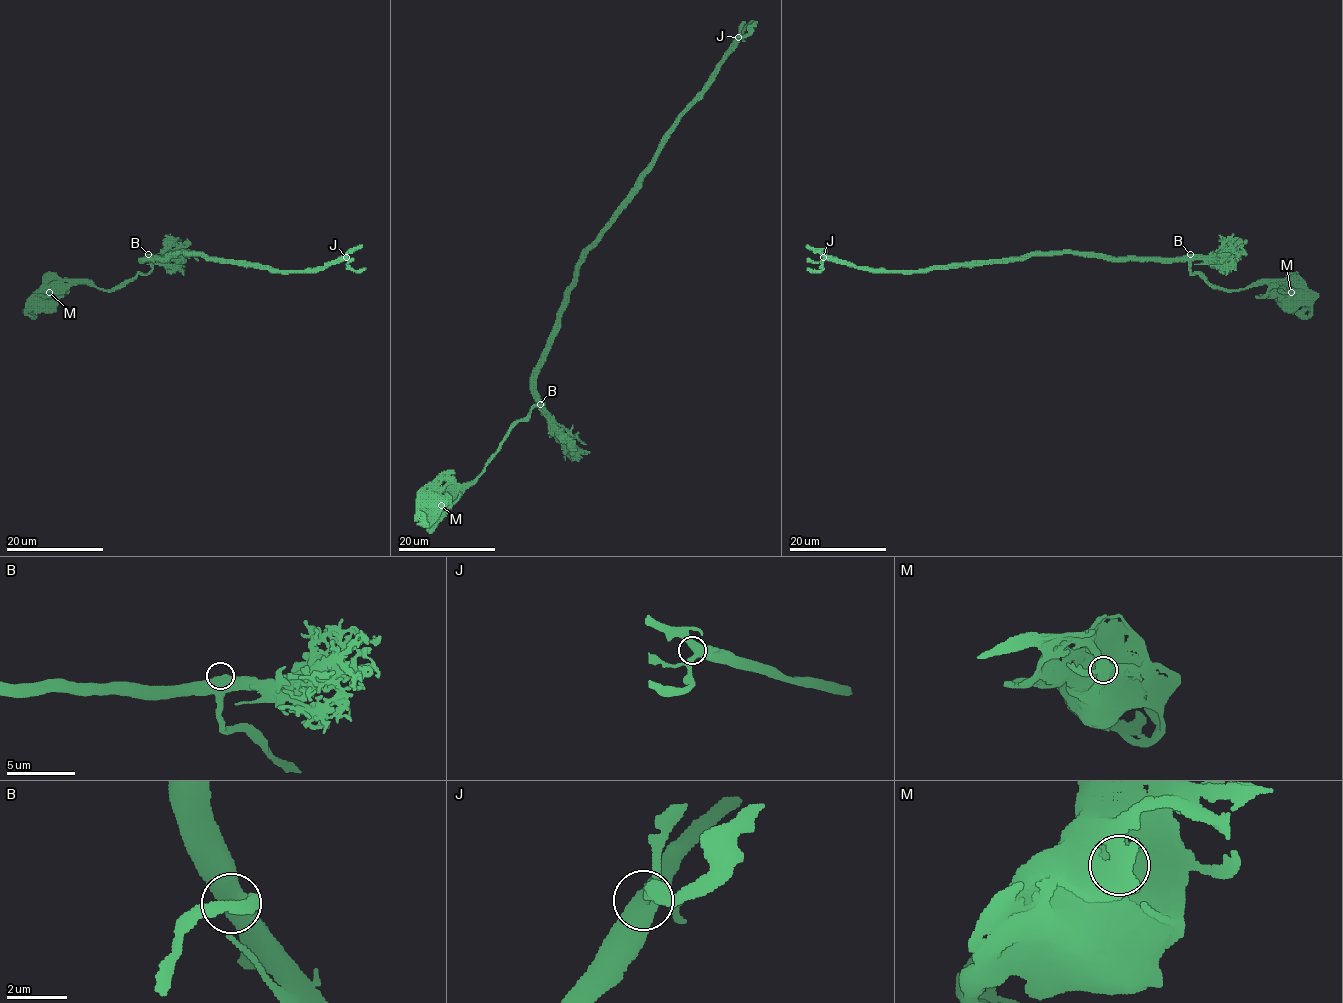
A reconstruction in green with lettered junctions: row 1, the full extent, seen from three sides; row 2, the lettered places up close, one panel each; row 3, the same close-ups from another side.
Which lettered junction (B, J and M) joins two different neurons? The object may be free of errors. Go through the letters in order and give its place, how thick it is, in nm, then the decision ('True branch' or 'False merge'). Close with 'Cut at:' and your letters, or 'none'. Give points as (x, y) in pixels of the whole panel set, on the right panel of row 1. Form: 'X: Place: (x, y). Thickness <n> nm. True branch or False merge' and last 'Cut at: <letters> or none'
B: Place: (1190, 254). Thickness 800 nm. True branch
J: Place: (823, 257). Thickness 480 nm. True branch
M: Place: (1291, 292). Thickness 1450 nm. True branch
Cut at: none

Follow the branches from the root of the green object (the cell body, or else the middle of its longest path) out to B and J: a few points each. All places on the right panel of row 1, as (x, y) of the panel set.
B: (1284, 299), (1282, 302), (1267, 283), (1238, 290), (1214, 288), (1198, 274), (1191, 274), (1190, 254)
J: (1284, 299), (1267, 283), (1214, 288), (1191, 274), (1187, 260), (1027, 253), (924, 270), (871, 270), (823, 257)

